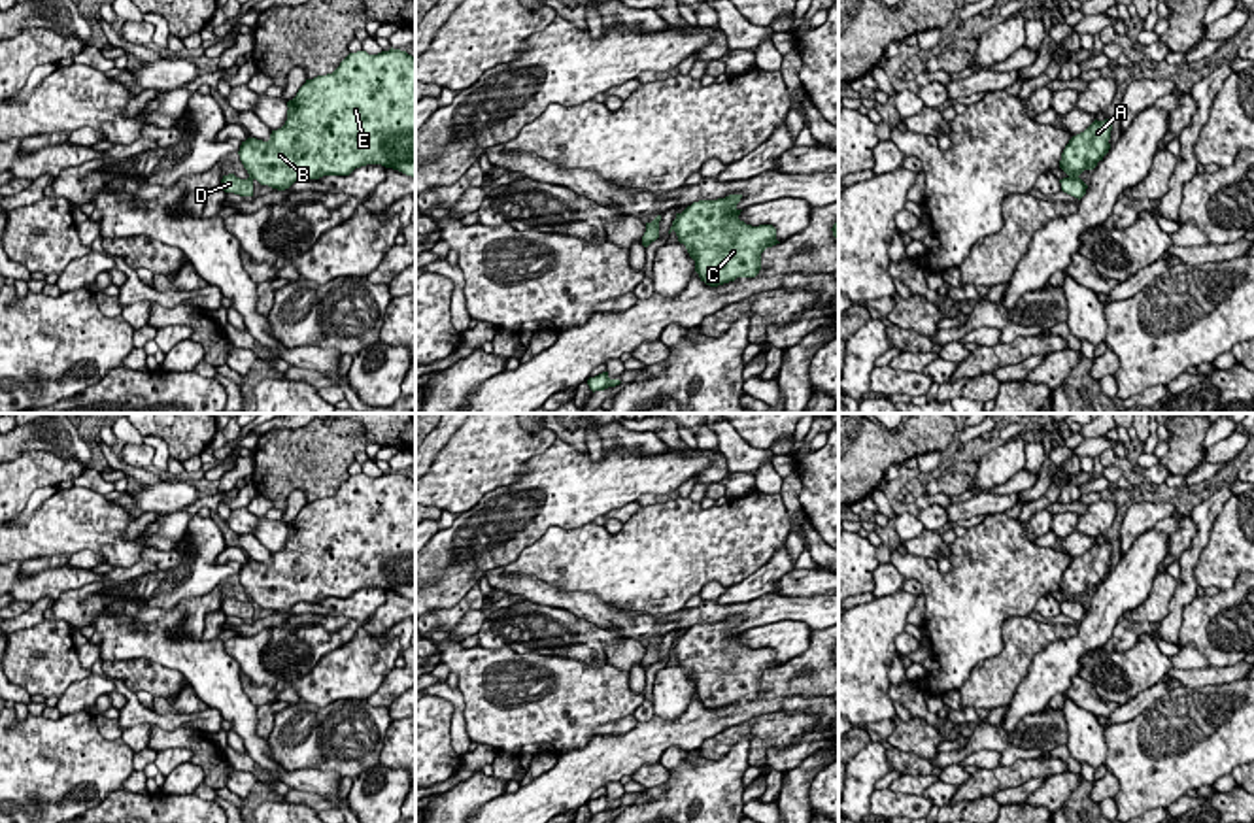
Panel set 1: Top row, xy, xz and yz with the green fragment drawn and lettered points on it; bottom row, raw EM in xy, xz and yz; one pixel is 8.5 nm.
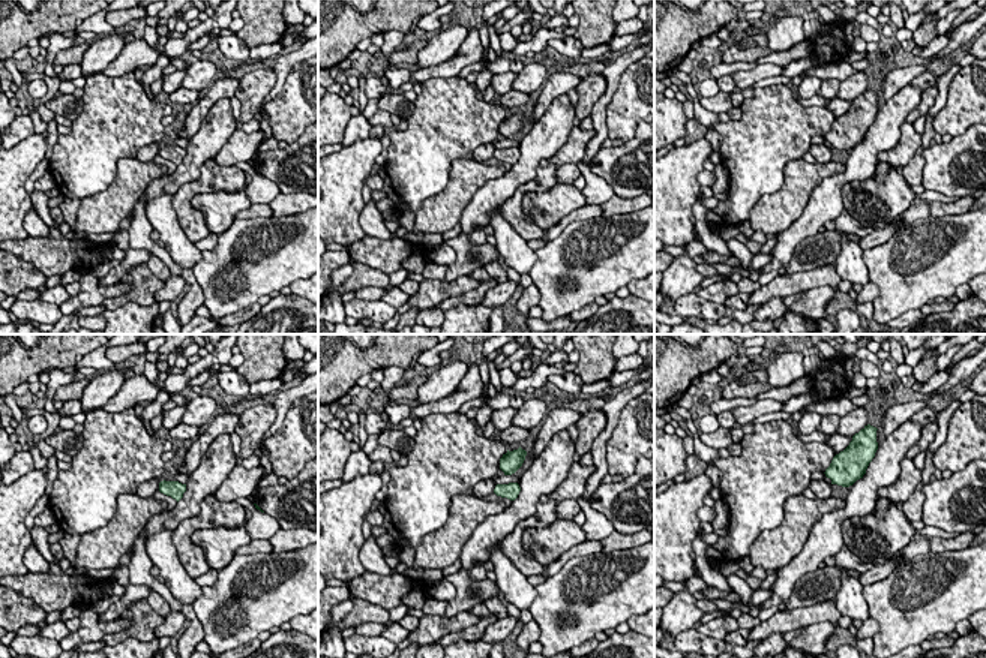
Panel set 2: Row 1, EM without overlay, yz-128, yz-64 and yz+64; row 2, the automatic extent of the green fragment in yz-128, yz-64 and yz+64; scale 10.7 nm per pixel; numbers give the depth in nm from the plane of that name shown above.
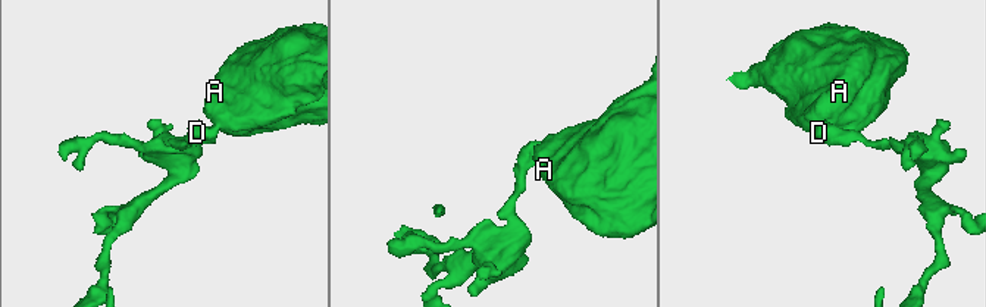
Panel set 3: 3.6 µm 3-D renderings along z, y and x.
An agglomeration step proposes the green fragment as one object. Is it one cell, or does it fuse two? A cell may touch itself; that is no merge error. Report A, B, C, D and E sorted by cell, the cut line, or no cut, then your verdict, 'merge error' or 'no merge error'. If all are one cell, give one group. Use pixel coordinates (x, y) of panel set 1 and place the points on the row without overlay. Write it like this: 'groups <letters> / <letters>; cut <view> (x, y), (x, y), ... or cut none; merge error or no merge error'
groups A B C E / D; cut yz (1069, 599), (1077, 601); merge error

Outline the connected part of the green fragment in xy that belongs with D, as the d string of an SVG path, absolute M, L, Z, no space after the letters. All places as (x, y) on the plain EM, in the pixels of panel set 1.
M229 596L229 598L223 598L221 612L225 615L234 615L240 619L253 619L253 602L251 600L240 602L234 596Z

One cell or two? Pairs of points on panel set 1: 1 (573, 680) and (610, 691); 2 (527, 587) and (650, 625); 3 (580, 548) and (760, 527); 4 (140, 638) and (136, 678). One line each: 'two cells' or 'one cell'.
1: one cell
2: one cell
3: one cell
4: two cells

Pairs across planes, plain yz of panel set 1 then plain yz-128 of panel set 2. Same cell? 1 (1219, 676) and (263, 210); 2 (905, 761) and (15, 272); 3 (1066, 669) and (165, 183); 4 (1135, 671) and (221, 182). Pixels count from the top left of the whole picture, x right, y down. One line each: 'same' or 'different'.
1: different
2: same
3: same
4: different

